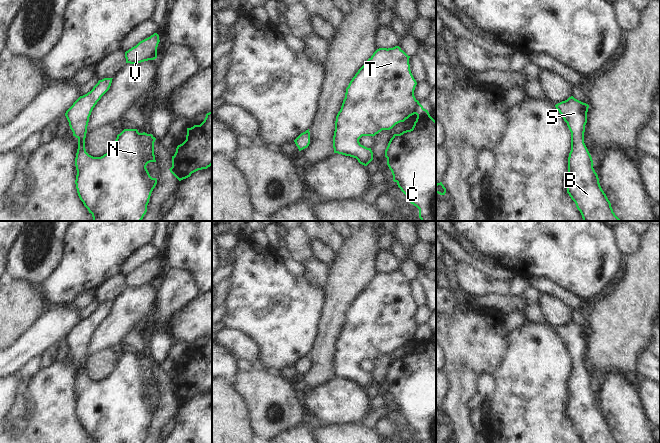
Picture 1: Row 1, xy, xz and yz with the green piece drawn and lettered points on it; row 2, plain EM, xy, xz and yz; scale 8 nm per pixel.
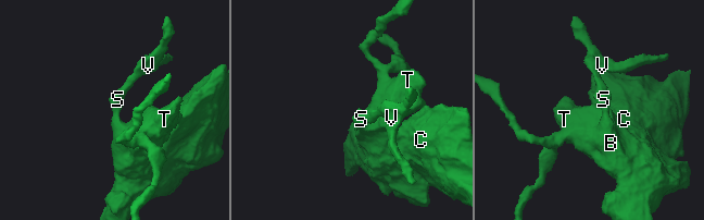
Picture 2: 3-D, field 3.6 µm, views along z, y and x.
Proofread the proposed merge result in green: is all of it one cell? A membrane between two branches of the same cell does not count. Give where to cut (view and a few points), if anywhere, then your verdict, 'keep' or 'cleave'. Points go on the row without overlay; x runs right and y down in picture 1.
no cut | keep

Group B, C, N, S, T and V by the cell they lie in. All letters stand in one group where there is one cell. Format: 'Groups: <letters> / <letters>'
Groups: B C N S T V.

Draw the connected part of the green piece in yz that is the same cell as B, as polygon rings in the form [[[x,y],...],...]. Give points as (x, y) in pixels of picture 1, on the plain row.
[[[573,320],[555,329],[571,356],[567,417],[583,443],[619,443],[602,414],[592,381],[584,367],[589,329]]]

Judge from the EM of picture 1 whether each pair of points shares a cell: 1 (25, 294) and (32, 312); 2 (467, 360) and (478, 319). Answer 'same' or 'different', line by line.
1: same
2: same

